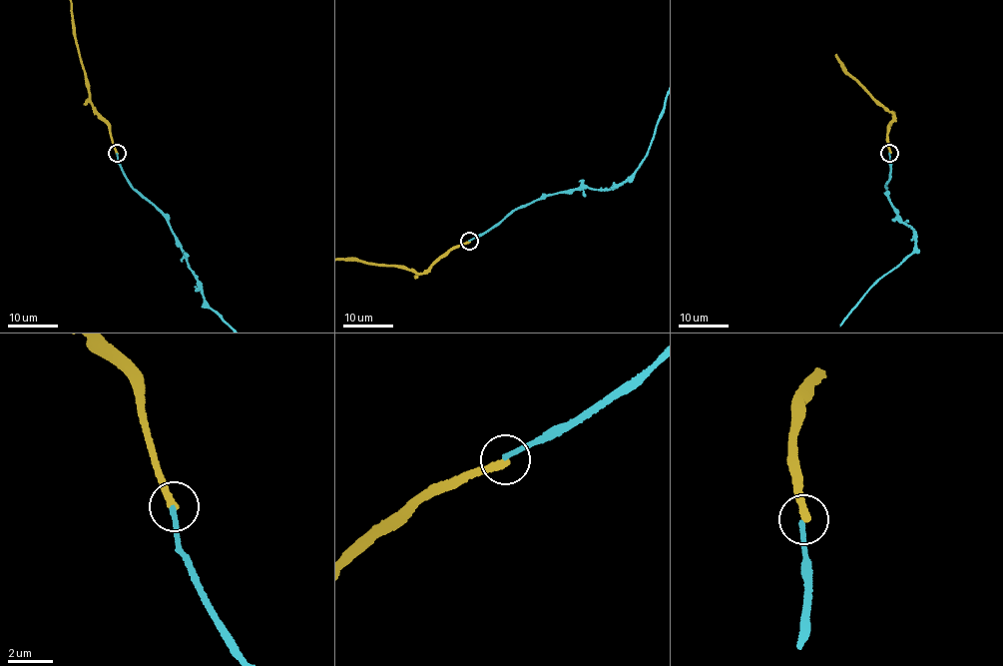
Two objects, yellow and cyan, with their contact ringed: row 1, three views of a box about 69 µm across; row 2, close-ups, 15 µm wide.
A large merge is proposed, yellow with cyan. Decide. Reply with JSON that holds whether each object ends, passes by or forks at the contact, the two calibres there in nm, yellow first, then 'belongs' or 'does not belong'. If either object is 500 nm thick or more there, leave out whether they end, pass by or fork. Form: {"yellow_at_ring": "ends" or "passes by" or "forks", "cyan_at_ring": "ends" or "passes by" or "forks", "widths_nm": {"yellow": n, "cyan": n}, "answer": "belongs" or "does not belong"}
{"yellow_at_ring": "ends", "cyan_at_ring": "ends", "widths_nm": {"yellow": 320, "cyan": 220}, "answer": "does not belong"}

